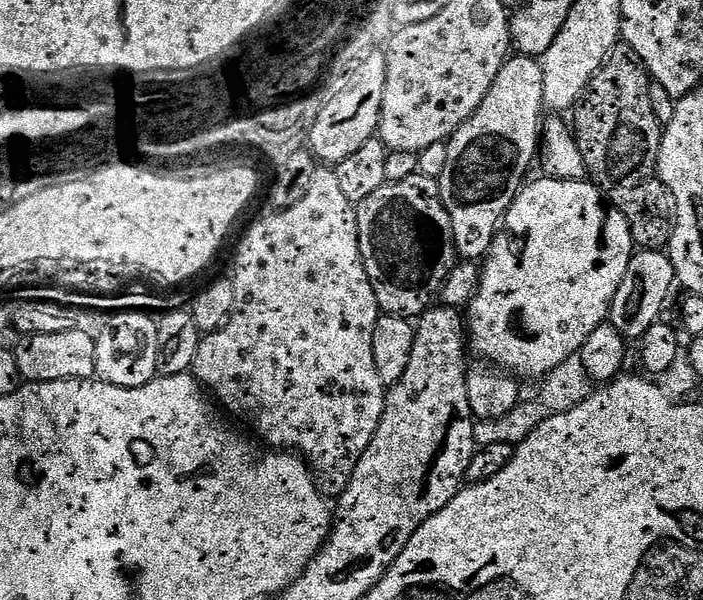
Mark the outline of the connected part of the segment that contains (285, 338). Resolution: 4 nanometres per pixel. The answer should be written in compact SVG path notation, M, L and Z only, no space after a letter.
M320 166L311 179L310 190L306 191L299 202L288 209L276 210L271 214L273 216L258 221L241 238L240 245L236 248L236 265L233 266L230 274L230 281L234 288L233 310L223 327L201 339L190 372L215 397L225 413L233 412L238 419L245 420L261 436L259 439L269 449L299 454L304 463L311 468L319 490L325 498L339 498L346 490L366 446L370 446L378 430L378 422L382 422L386 395L386 386L382 378L378 378L378 366L374 366L374 326L382 313L378 306L378 298L374 298L374 286L370 286L370 278L362 262L362 250L358 242L356 204L346 198L345 191L339 186L335 167Z

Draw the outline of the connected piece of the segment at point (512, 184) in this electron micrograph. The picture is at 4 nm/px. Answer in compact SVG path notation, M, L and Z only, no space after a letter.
M516 54L505 61L475 114L447 141L448 159L437 181L437 191L443 202L448 227L454 230L456 253L463 261L479 261L491 248L507 209L524 186L531 164L533 167L535 163L544 109L539 61L535 57Z

